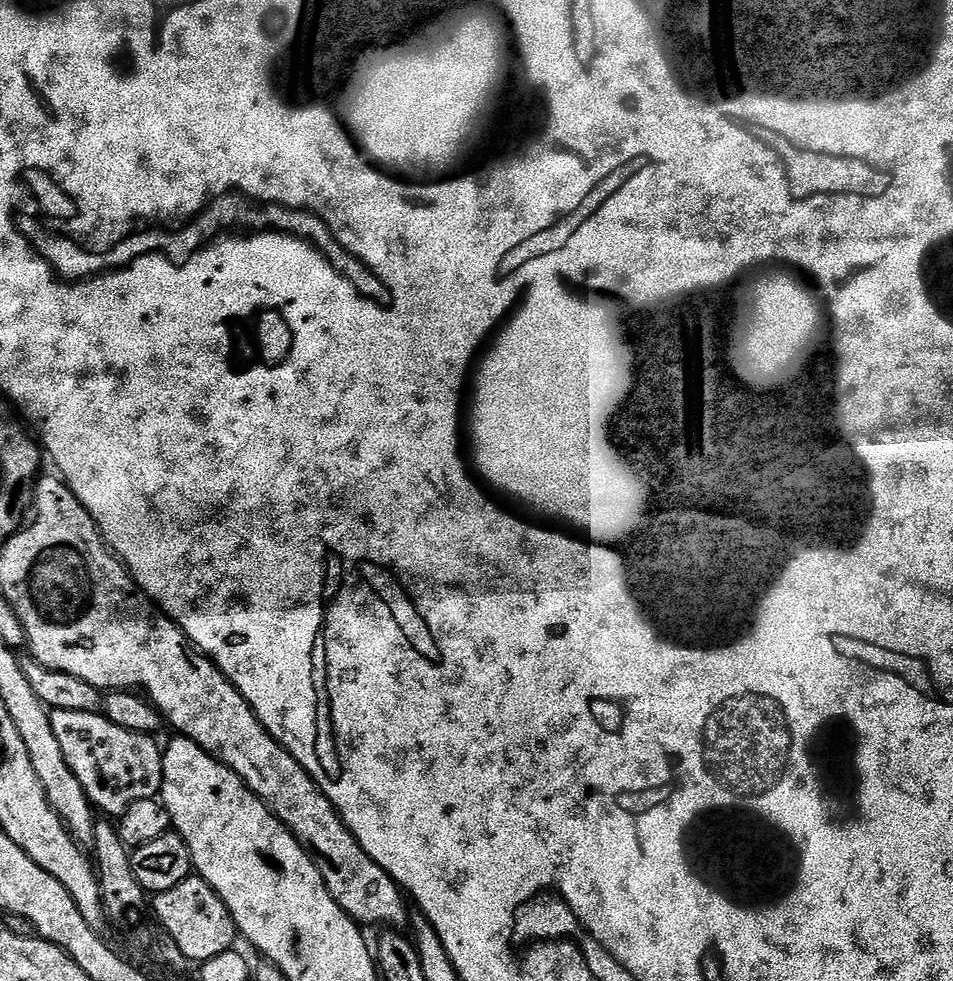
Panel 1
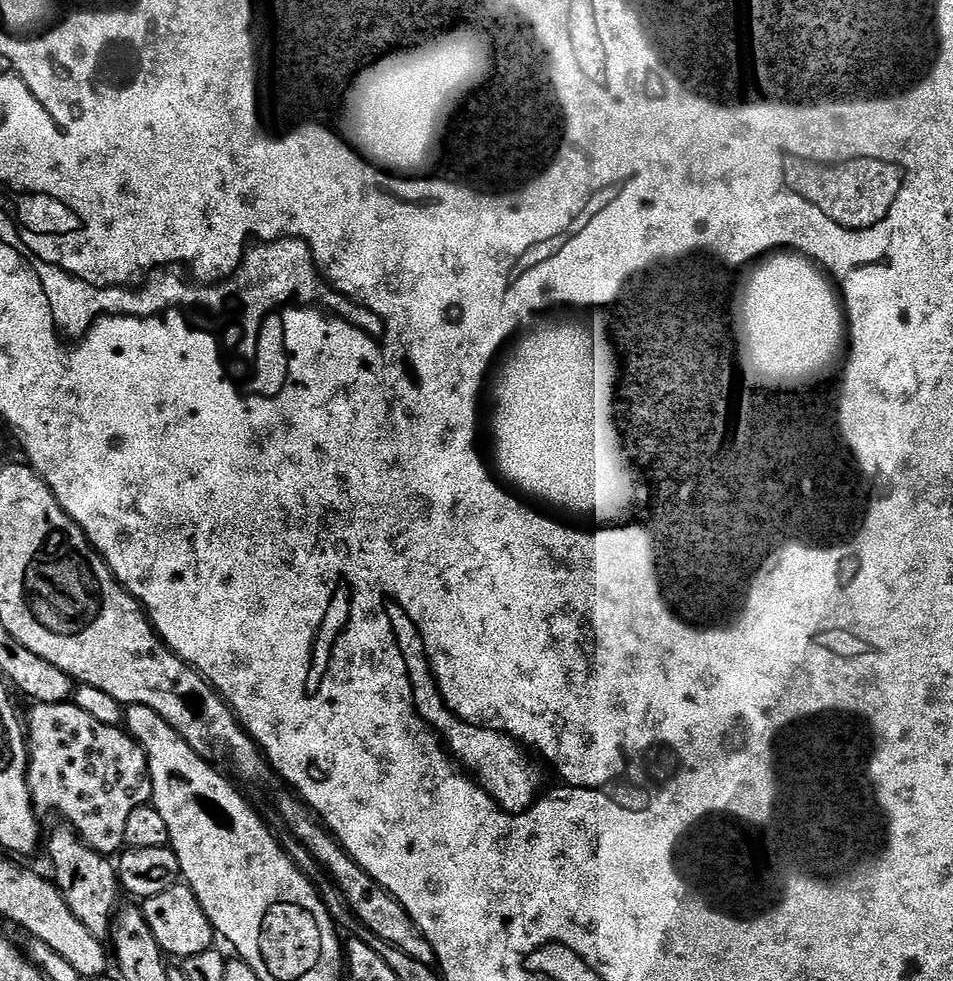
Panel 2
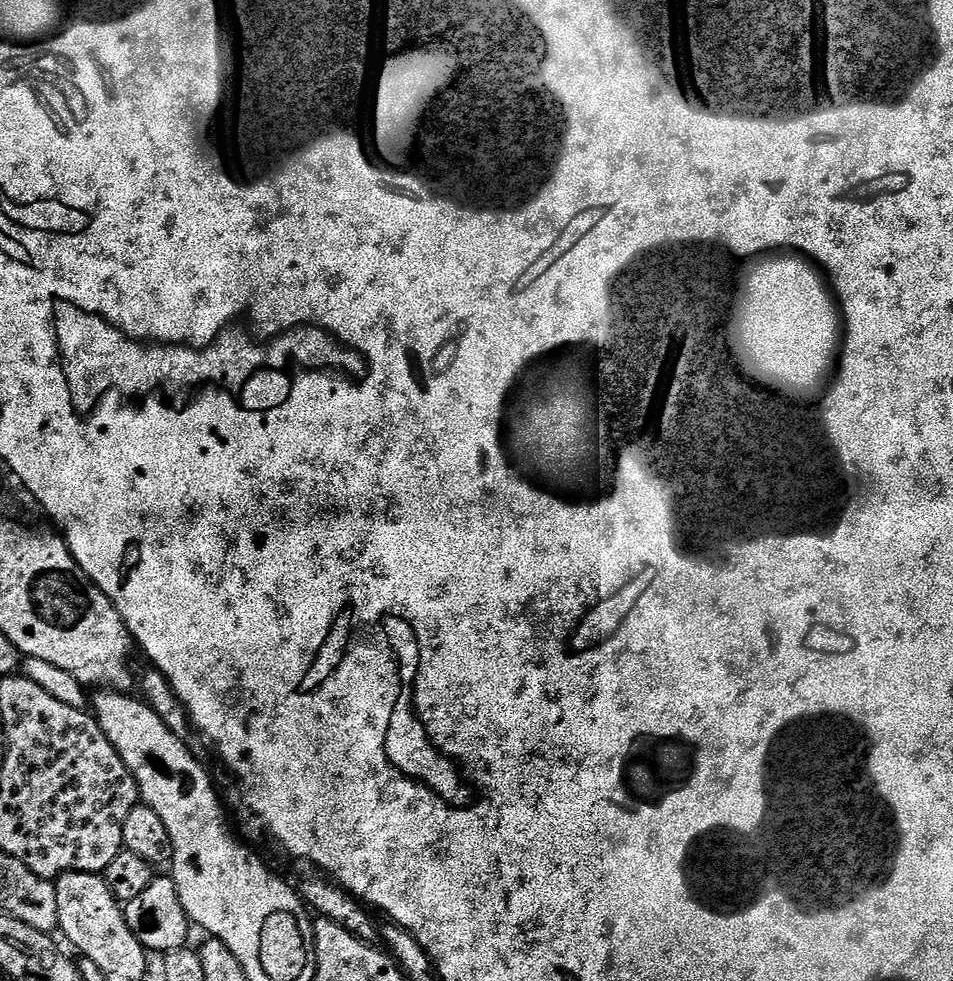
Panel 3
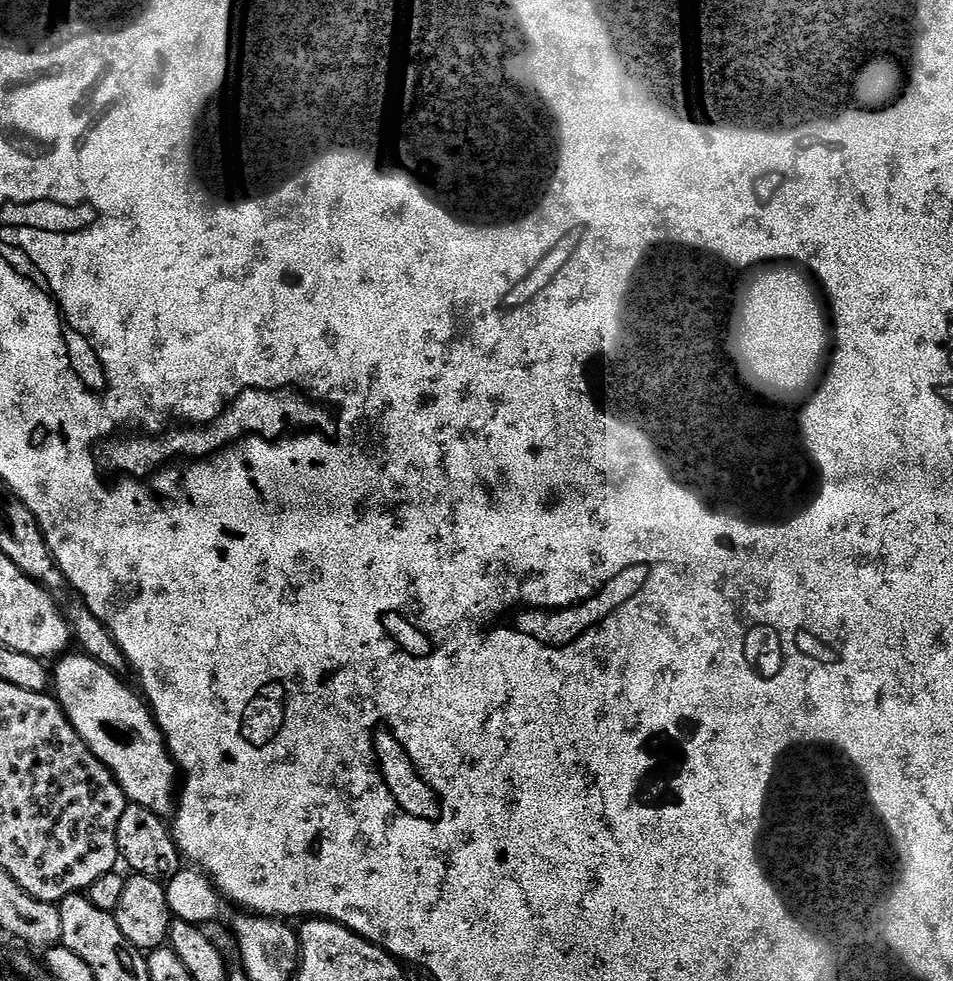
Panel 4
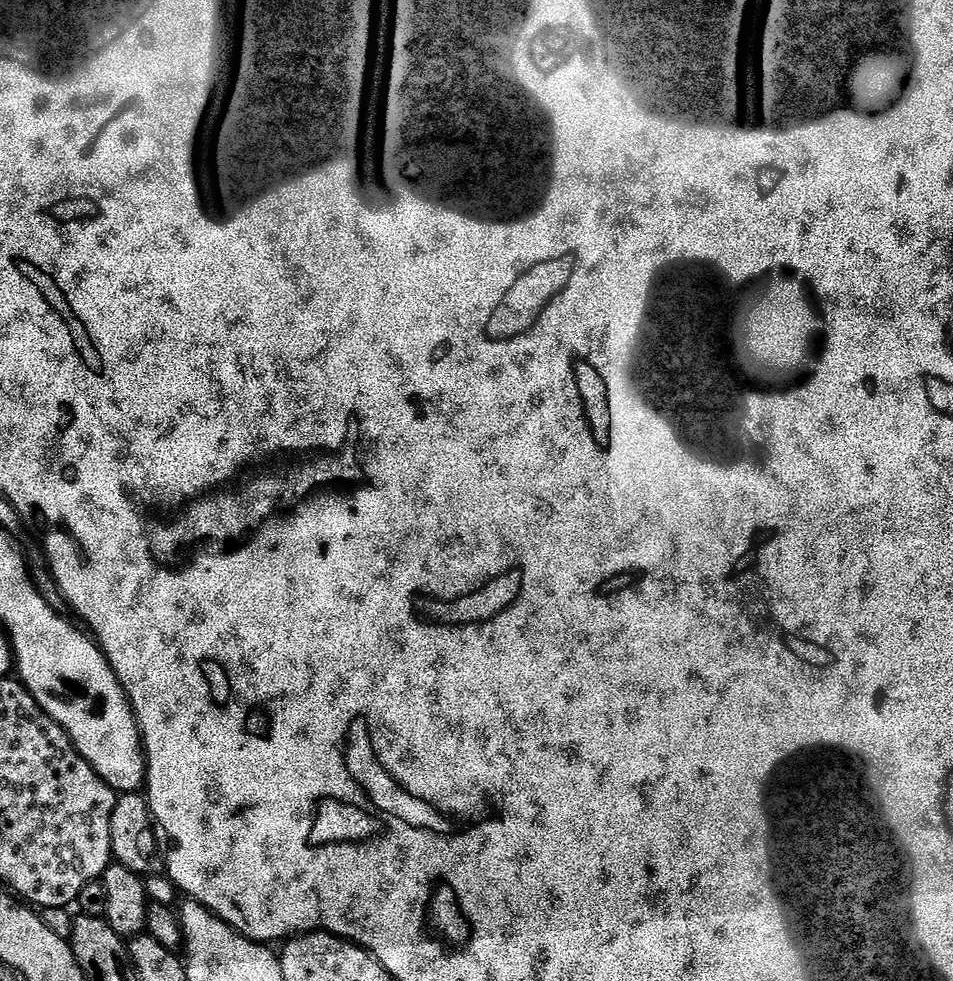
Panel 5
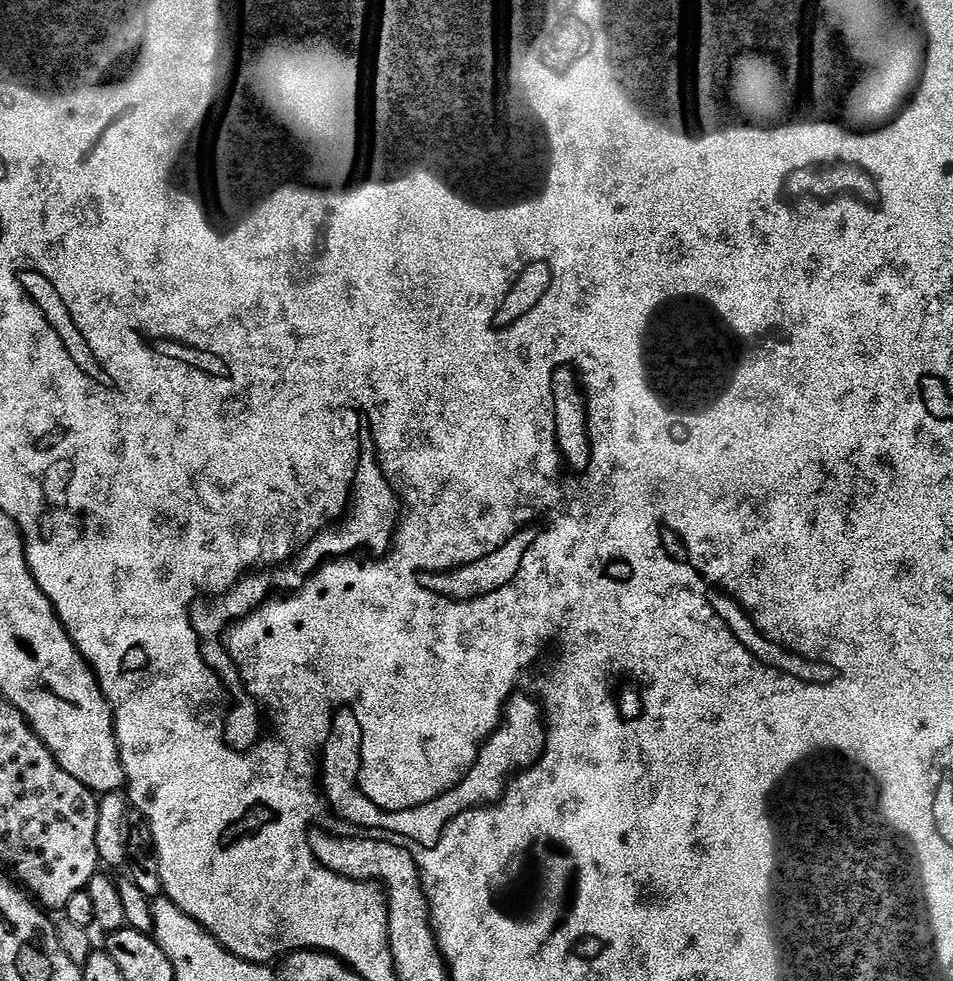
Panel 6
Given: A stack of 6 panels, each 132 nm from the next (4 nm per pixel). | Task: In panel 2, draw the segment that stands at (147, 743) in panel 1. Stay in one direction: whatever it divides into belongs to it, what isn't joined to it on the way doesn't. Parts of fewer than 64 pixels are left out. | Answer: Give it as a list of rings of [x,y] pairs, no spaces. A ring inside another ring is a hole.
[[[74,702],[66,704],[33,703],[26,716],[28,745],[28,789],[32,806],[37,813],[57,812],[63,823],[73,828],[84,843],[109,858],[125,847],[126,822],[138,806],[152,798],[152,779],[148,773],[148,759],[140,743],[123,727],[115,728],[97,722]]]

